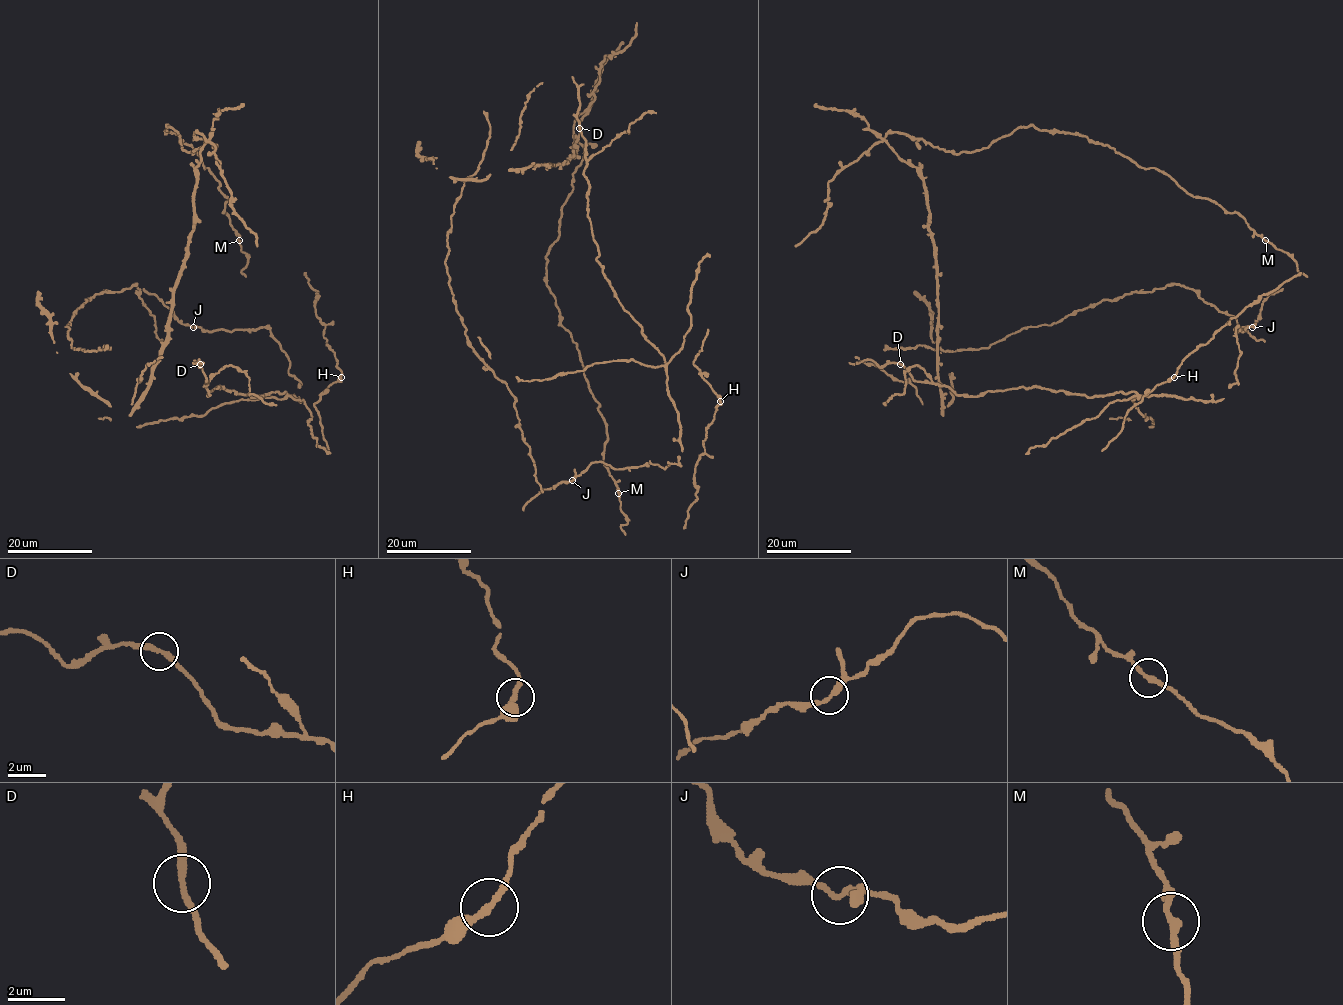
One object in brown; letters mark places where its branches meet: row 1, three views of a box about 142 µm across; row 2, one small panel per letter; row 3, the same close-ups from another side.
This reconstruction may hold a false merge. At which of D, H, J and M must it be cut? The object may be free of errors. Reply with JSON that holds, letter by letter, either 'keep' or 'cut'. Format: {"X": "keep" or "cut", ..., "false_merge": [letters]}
{"D": "keep", "H": "keep", "J": "keep", "M": "keep", "false_merge": []}

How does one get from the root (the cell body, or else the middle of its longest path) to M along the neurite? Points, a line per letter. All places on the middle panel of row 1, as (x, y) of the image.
M: (518, 169), (574, 156), (587, 110), (574, 125), (583, 159), (546, 285), (605, 421), (603, 464), (618, 493)

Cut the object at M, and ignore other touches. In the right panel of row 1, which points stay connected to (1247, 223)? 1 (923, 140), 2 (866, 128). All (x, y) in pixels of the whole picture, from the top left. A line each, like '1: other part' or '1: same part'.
1: same part
2: other part

